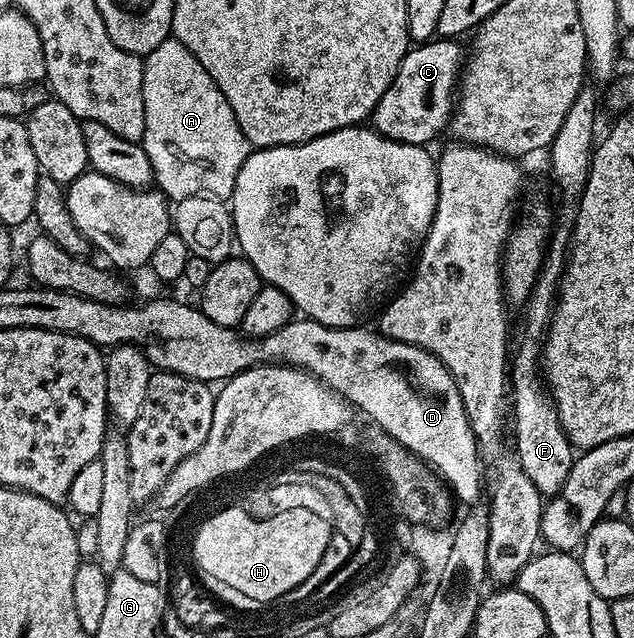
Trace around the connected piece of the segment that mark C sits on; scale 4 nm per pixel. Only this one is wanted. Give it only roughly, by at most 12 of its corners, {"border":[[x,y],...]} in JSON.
{"border":[[459,43],[410,48],[372,129],[428,147],[453,117]]}

